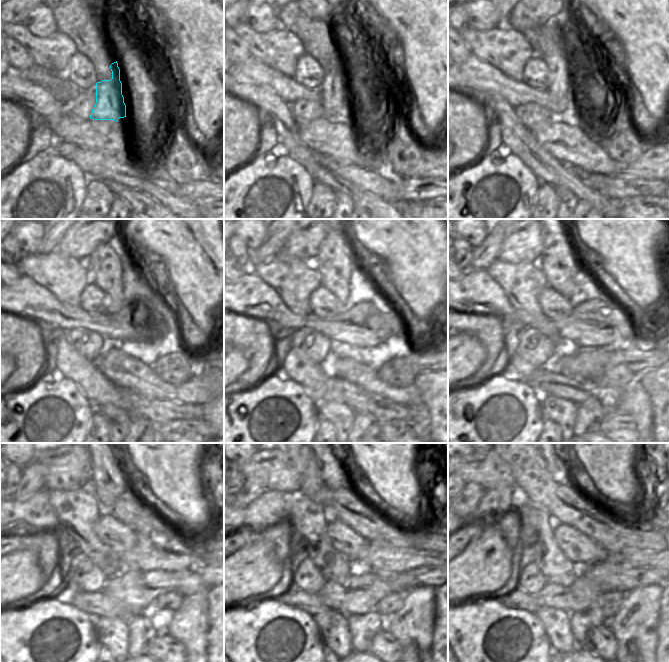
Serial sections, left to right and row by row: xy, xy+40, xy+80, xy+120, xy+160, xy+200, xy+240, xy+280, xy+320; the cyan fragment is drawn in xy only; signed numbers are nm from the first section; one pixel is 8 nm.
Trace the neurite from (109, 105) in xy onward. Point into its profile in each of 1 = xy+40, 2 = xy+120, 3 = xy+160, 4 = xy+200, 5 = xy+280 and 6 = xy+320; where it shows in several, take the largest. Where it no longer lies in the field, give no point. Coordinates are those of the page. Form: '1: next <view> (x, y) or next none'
1: next xy+40 (335, 83)
2: next xy+120 (104, 265)
3: next xy+160 (334, 261)
4: next xy+200 (558, 262)
5: next xy+280 (332, 471)
6: next xy+320 (558, 469)

